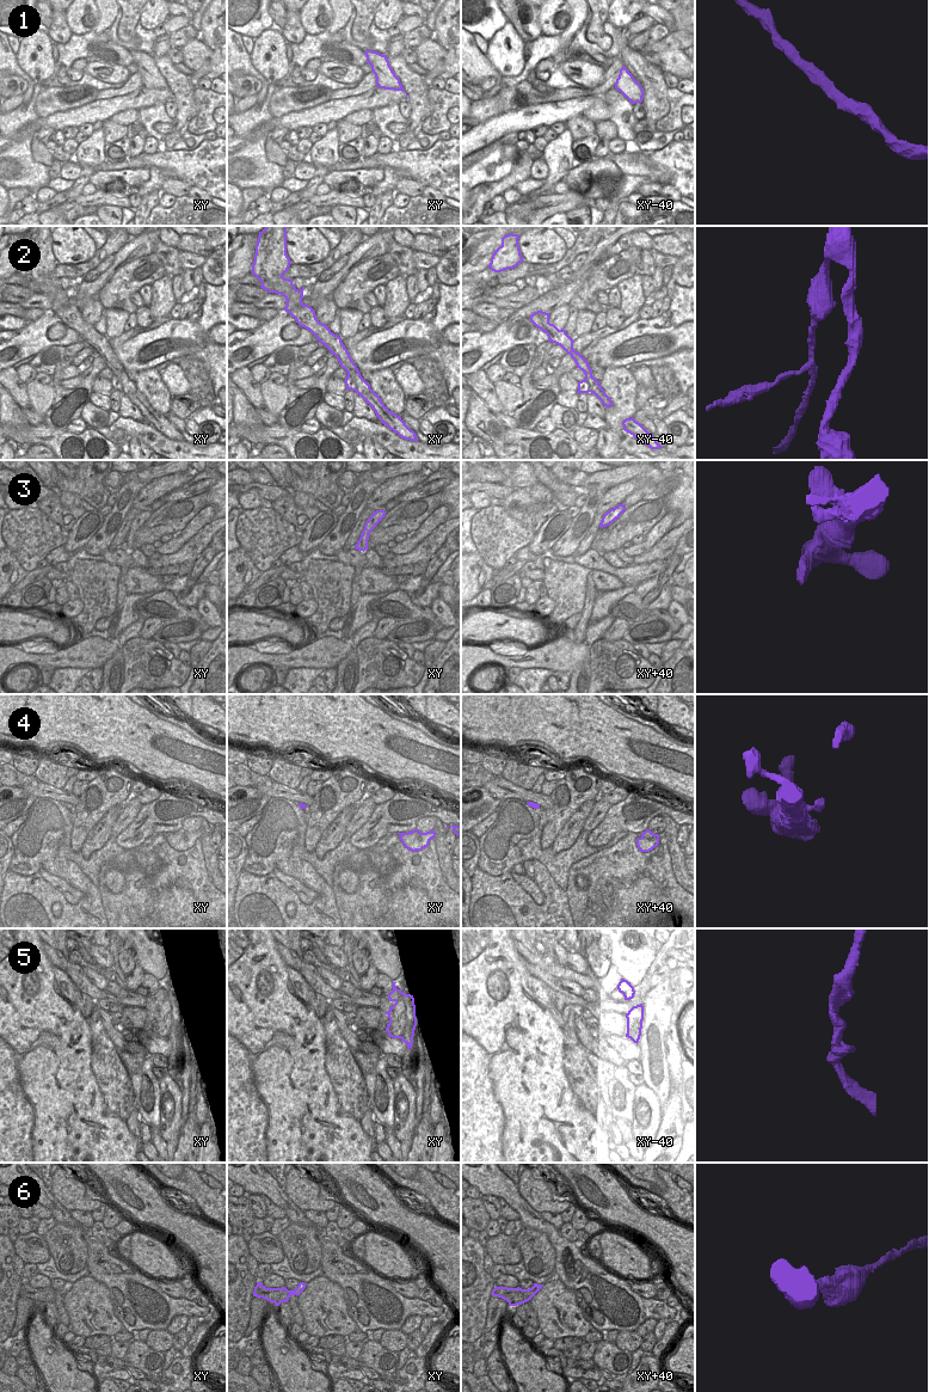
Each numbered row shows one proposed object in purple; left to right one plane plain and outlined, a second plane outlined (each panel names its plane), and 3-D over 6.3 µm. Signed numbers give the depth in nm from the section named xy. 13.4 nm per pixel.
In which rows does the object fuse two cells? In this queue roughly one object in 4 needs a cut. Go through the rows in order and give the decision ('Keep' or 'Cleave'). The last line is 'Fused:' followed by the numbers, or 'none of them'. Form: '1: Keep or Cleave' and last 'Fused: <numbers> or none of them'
1: Keep
2: Keep
3: Keep
4: Keep
5: Keep
6: Keep
Fused: none of them

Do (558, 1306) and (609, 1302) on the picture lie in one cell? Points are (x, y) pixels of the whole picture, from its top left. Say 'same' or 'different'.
different

